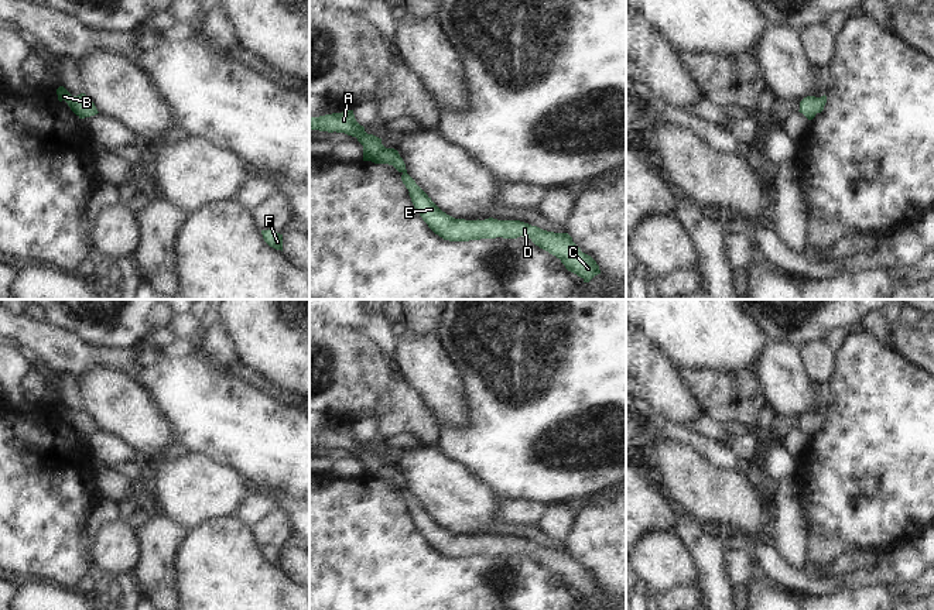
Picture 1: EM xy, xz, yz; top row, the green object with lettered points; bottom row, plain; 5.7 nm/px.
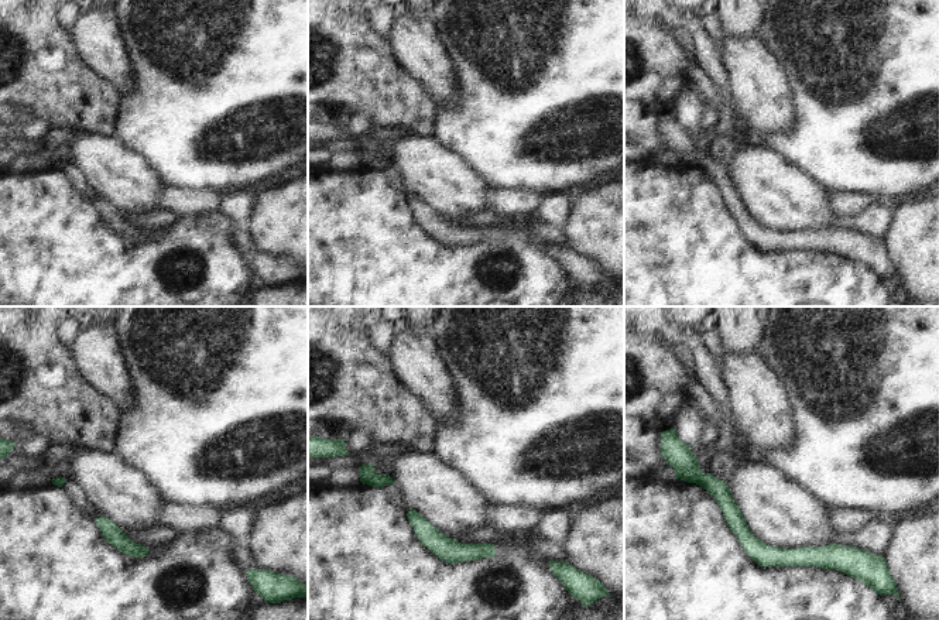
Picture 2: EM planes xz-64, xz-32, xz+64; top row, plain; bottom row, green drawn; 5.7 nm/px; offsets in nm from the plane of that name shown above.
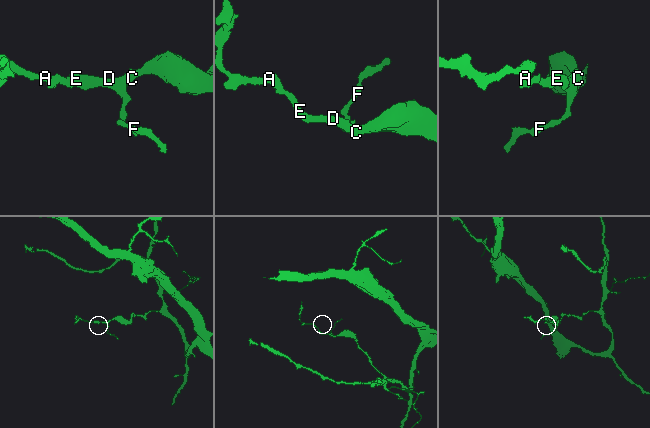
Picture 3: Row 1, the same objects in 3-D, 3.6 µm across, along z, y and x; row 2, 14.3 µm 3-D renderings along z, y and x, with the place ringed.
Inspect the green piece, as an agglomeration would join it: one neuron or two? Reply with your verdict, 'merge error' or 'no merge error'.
no merge error

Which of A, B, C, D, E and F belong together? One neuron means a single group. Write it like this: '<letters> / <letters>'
A B C D E F

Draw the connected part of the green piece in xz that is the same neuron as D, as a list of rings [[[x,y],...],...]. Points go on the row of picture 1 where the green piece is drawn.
[[[353,110],[332,113],[319,117],[309,117],[309,131],[319,130],[328,133],[345,133],[356,137],[363,145],[363,161],[374,164],[393,165],[401,172],[401,181],[408,189],[411,202],[428,227],[449,241],[469,241],[480,239],[517,239],[520,236],[530,239],[536,246],[548,251],[561,260],[565,268],[589,282],[601,274],[596,261],[581,251],[568,233],[554,233],[520,220],[497,220],[493,217],[485,220],[455,219],[442,212],[431,198],[407,174],[406,164],[394,148],[386,148],[382,138],[367,134],[353,114]]]

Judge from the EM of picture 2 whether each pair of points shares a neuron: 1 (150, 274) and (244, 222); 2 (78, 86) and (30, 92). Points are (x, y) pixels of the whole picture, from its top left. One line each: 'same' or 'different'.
1: different
2: same

